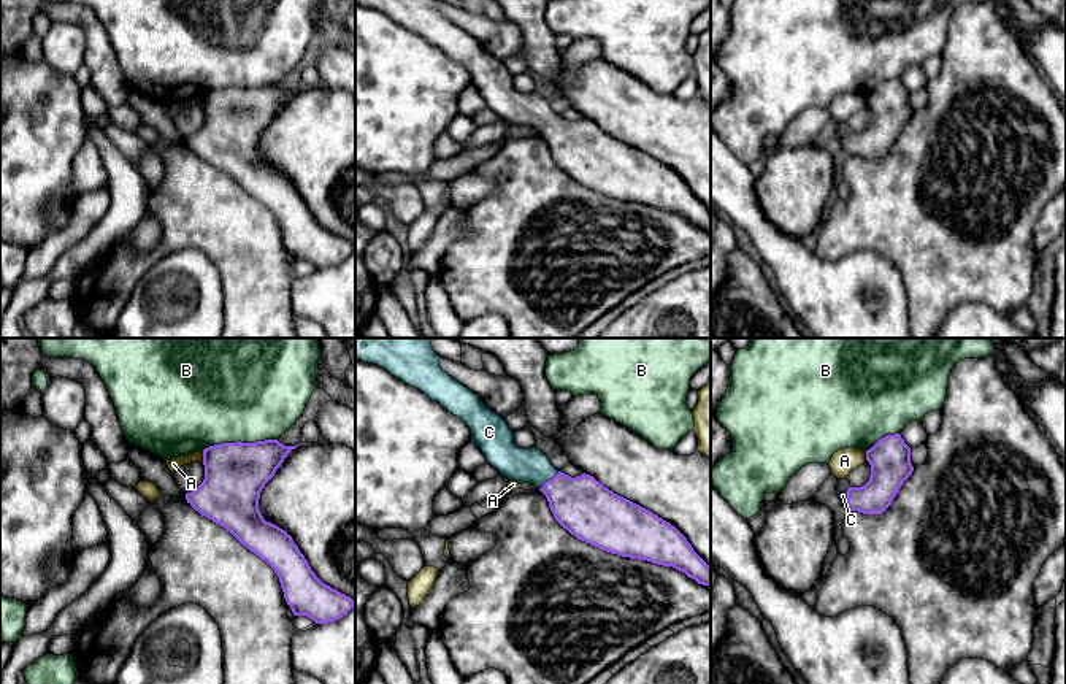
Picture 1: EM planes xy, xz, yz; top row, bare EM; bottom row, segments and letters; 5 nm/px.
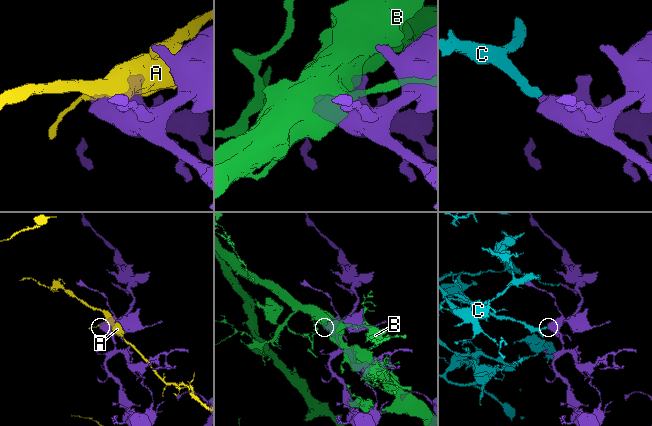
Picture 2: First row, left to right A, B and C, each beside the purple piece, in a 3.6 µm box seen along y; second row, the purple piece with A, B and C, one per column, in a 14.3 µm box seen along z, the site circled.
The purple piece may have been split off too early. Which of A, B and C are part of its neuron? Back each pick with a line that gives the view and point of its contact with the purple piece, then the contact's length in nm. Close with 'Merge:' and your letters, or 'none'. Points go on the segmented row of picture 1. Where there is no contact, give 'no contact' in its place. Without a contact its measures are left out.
C: meets purple in xz at (549, 480); contact 140 nm long
Merge: C

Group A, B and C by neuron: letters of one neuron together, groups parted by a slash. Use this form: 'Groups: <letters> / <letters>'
Groups: A / B / C

